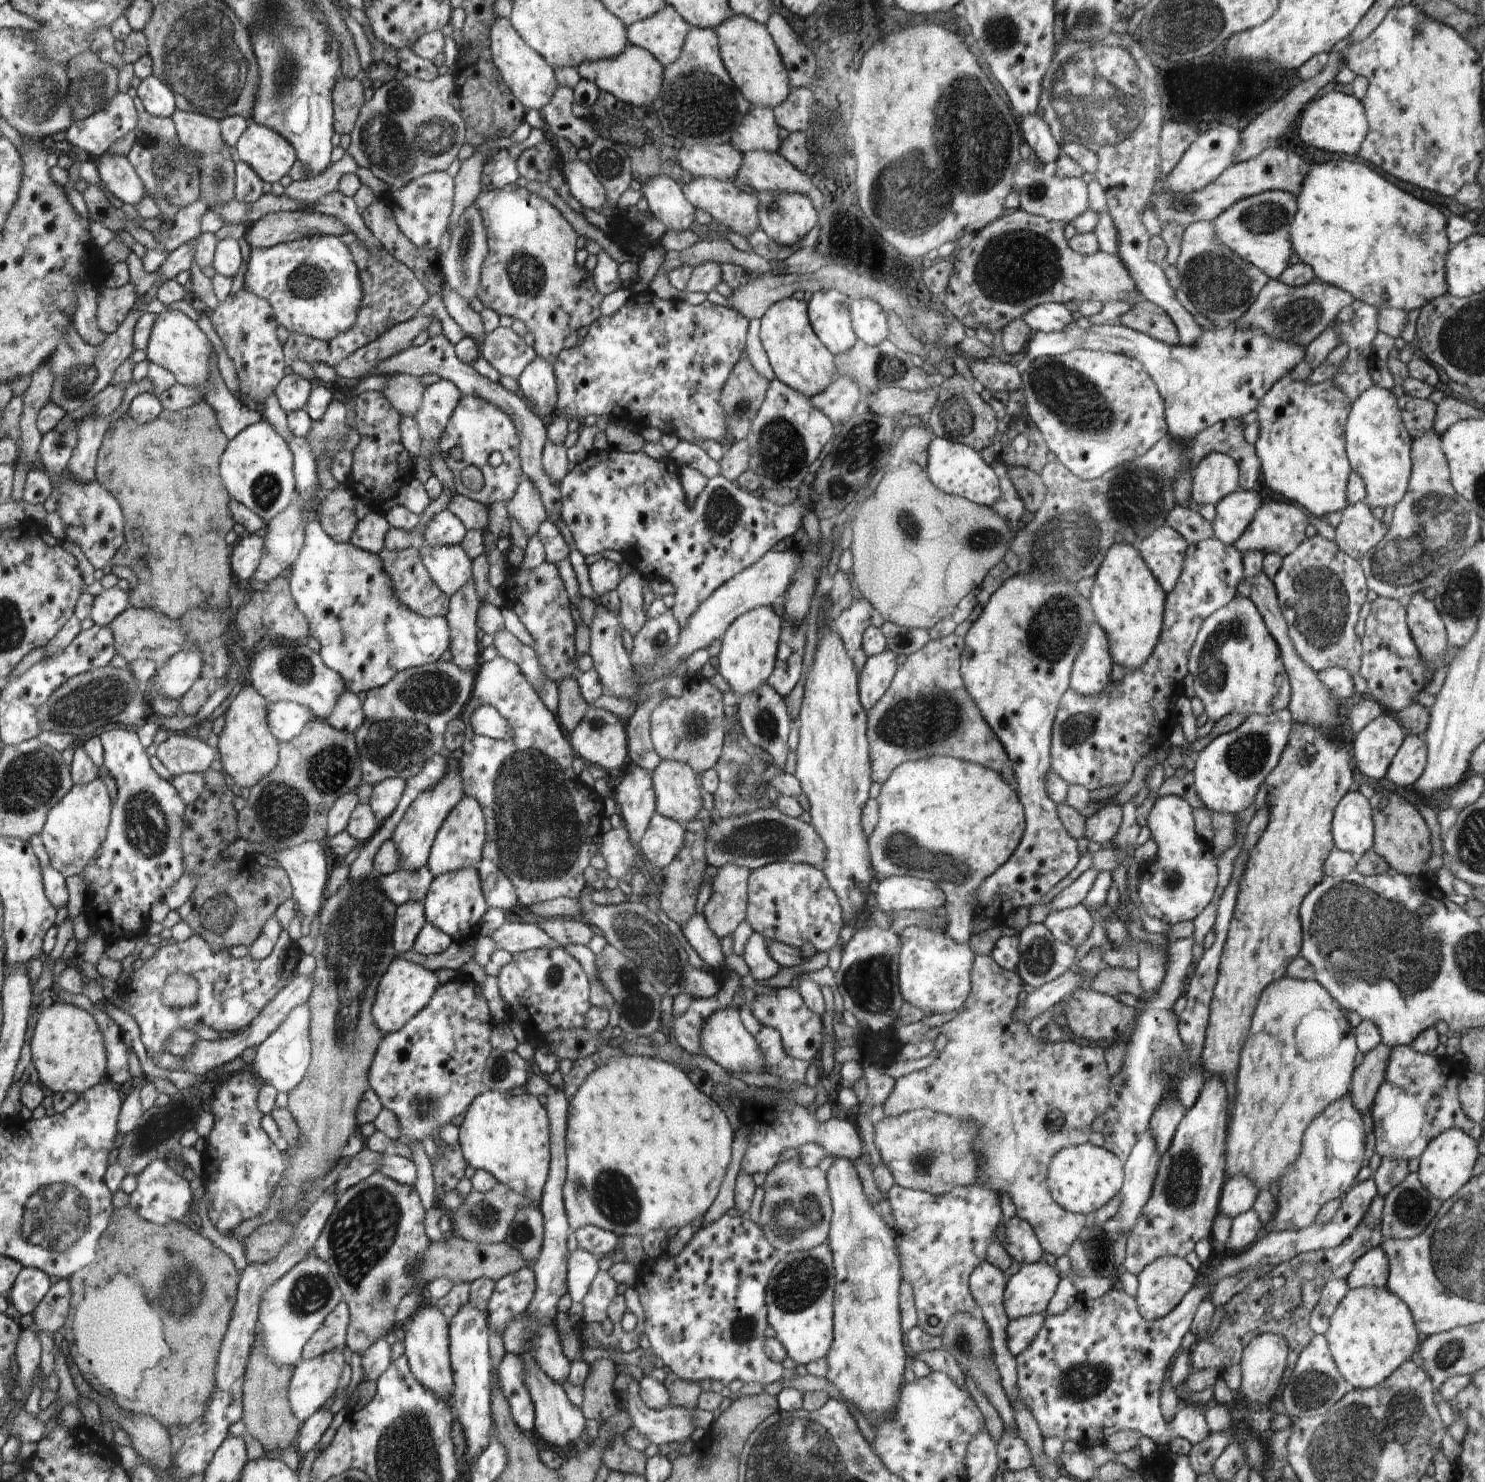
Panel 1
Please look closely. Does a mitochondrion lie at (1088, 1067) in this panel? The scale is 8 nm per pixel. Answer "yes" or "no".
no

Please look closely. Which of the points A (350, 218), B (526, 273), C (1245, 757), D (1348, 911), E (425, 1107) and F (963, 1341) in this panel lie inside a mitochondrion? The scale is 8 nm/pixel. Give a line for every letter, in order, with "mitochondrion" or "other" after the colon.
A: other
B: mitochondrion
C: mitochondrion
D: mitochondrion
E: mitochondrion
F: mitochondrion

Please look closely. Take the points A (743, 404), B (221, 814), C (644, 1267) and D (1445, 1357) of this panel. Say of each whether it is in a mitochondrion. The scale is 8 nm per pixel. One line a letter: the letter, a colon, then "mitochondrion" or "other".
A: mitochondrion
B: other
C: other
D: mitochondrion

